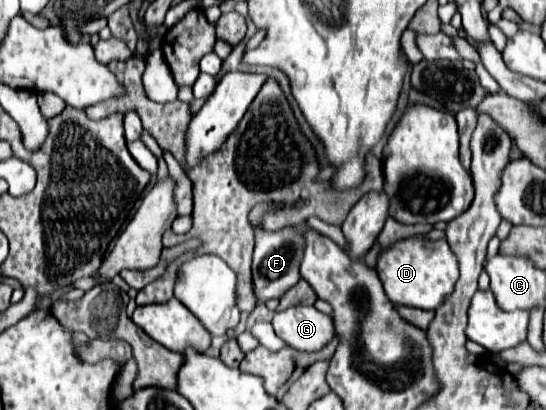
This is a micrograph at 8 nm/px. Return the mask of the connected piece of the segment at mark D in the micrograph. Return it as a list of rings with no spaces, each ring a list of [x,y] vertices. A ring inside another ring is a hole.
[[[413,236],[409,240],[395,242],[389,250],[379,254],[377,274],[383,282],[387,298],[393,304],[437,310],[437,306],[441,306],[441,302],[445,302],[449,294],[453,294],[453,286],[459,278],[459,264],[445,238],[425,240],[423,236]]]

